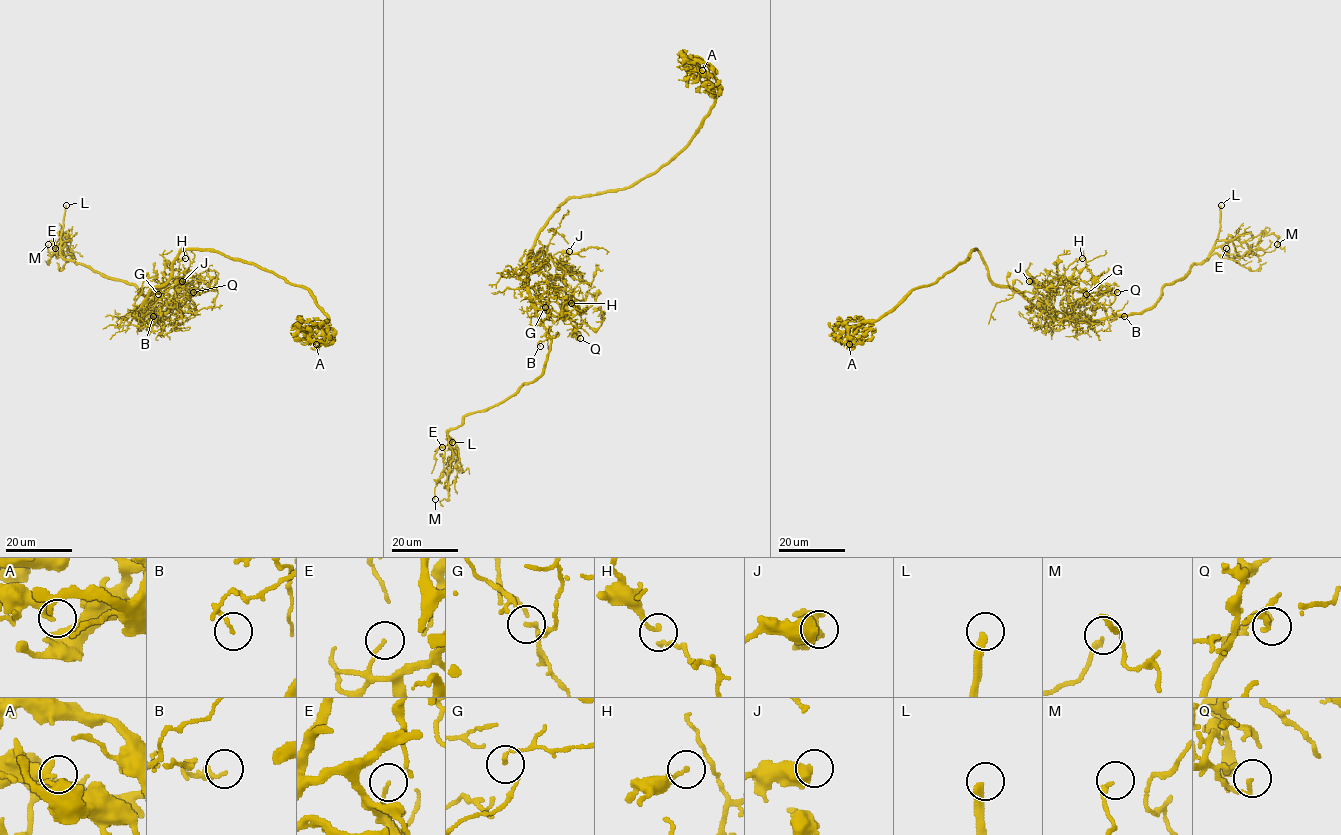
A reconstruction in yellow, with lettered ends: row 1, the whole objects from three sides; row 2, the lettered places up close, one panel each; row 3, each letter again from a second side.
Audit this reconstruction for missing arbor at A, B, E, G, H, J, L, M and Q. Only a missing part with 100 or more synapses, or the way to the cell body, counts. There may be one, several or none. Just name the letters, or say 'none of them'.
L

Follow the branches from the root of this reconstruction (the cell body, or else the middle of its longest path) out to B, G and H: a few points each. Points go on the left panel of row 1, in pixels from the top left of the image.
B: (143, 302), (142, 319), (155, 320), (161, 315), (153, 316)
G: (143, 302), (142, 319), (147, 322), (156, 321), (175, 297), (176, 292), (172, 295), (167, 292), (158, 294)
H: (143, 302), (142, 319), (147, 322), (156, 321), (181, 287), (178, 265), (185, 258)

